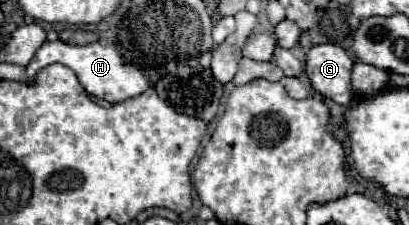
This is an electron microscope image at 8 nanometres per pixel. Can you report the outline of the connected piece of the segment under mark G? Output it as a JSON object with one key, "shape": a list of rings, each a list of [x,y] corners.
{"shape":[[[336,44],[312,46],[306,54],[306,74],[312,88],[344,106],[358,102],[350,88],[352,64],[350,56]]]}

